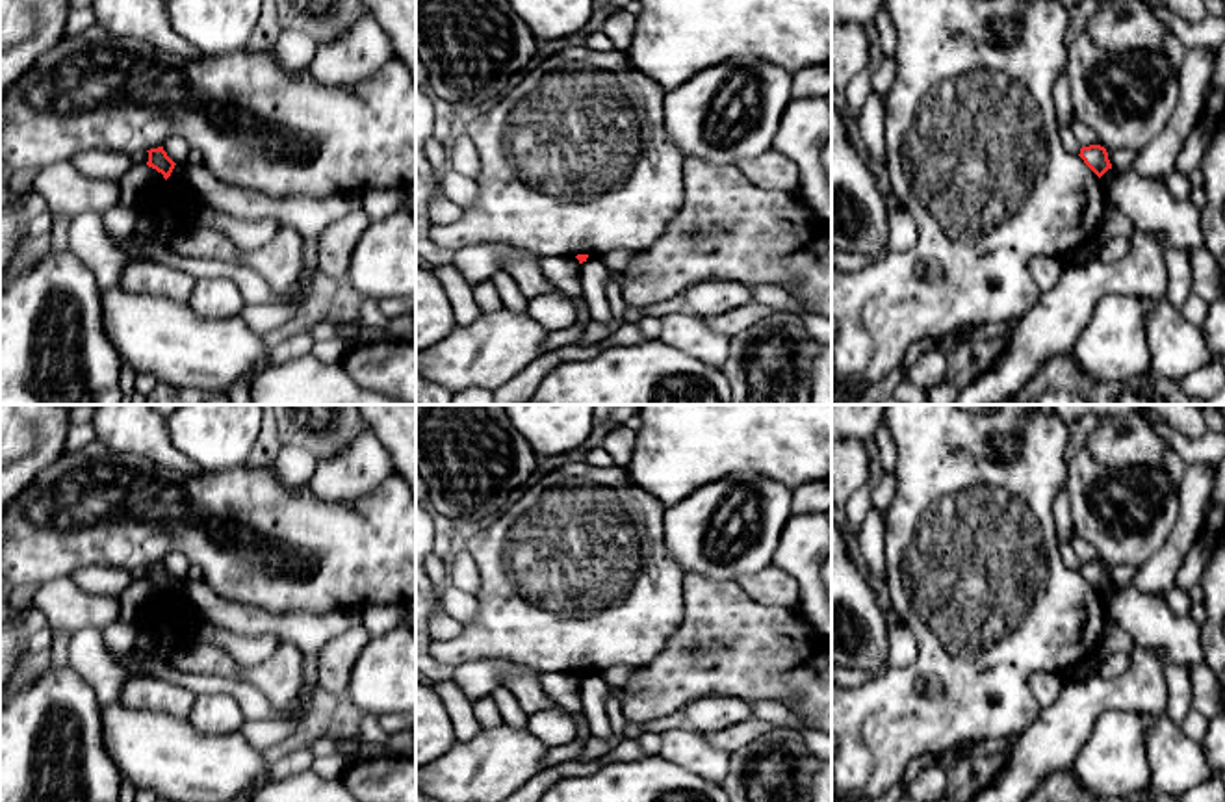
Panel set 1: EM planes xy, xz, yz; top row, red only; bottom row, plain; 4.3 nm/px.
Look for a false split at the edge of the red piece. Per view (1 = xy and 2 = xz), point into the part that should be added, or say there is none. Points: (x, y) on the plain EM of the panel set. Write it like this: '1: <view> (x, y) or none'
1: none
2: none

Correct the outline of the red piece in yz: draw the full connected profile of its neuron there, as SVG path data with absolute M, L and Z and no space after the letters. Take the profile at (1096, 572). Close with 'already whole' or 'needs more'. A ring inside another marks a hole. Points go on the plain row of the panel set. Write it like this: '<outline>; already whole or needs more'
M1090 561L1082 563L1078 570L1084 579L1101 594L1108 585L1112 585L1112 579L1108 576L1108 568L1101 561Z; already whole

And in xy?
M163 563L158 564L150 564L148 568L148 577L147 581L156 585L158 589L163 590L163 594L167 596L174 585L174 577L167 572L167 568L163 566Z; already whole

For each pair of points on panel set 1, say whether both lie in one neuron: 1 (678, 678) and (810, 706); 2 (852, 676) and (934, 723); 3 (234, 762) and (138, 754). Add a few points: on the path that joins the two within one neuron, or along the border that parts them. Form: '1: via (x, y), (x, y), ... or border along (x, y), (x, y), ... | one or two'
1: via (711, 676), (776, 676) | one
2: border along (875, 678), (851, 689) | two
3: via (210, 762), (162, 758) | one

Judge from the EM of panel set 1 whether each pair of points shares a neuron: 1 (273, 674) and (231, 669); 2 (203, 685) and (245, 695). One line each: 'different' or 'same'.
1: same
2: same

